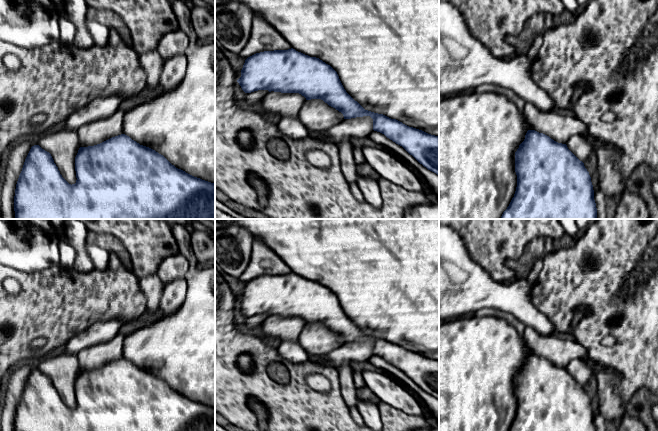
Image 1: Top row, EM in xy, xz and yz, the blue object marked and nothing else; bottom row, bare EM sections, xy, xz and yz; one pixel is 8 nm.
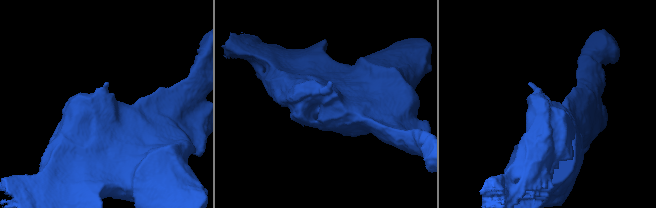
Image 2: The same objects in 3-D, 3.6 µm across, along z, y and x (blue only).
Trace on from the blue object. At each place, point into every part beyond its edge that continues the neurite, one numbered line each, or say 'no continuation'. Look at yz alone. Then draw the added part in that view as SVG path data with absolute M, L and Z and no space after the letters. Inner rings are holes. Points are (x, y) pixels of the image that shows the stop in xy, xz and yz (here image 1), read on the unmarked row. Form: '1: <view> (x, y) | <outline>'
no continuation

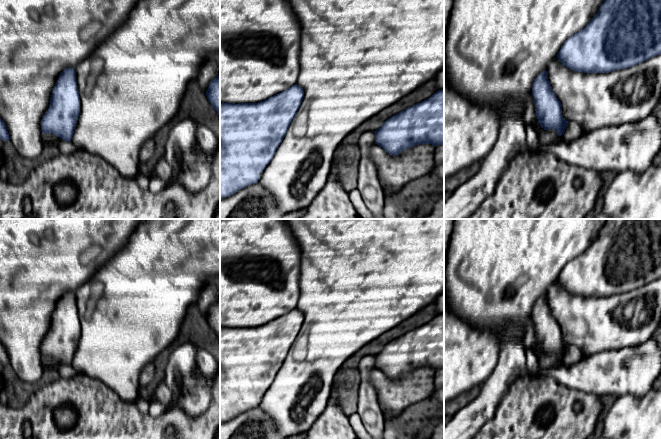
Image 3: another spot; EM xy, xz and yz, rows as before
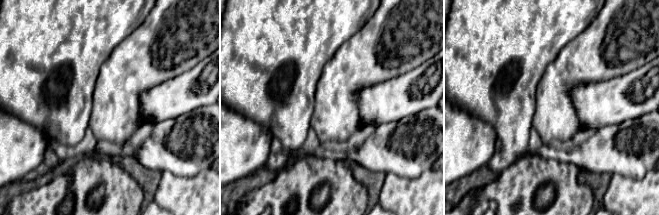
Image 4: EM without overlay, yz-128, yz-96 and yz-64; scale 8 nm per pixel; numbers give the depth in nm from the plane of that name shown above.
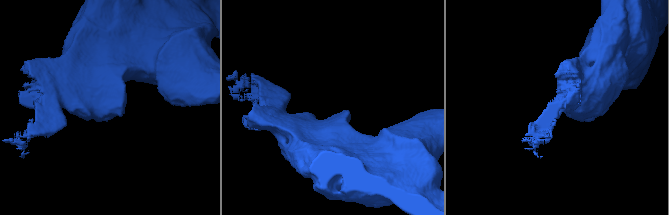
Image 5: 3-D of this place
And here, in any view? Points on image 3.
no continuation

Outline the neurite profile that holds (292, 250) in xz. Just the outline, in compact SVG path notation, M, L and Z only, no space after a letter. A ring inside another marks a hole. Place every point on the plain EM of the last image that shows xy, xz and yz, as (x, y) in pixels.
M220 219L220 327L258 327L297 308L301 250L284 219Z

